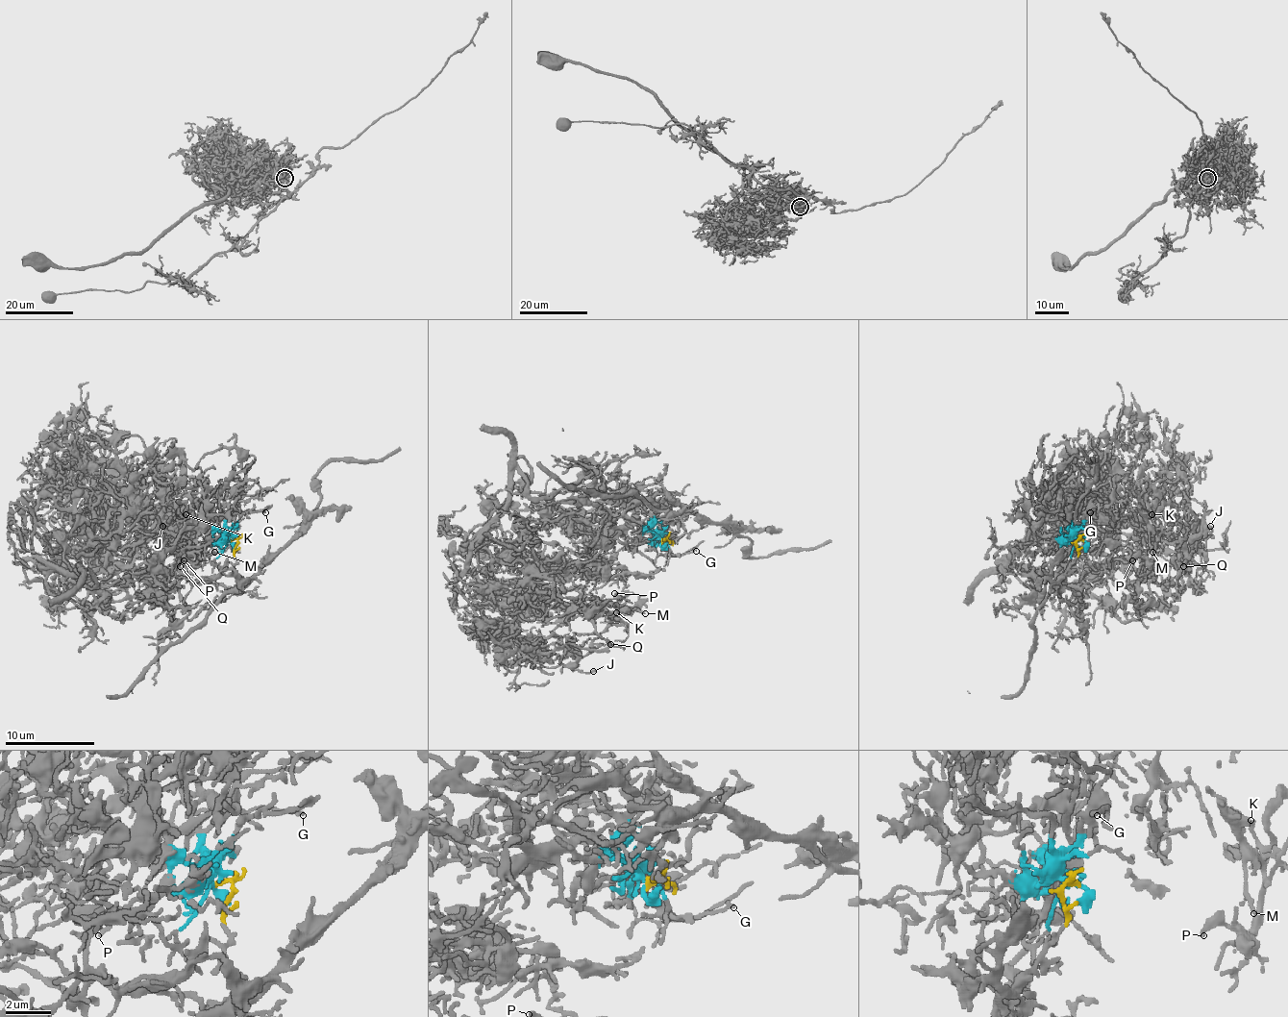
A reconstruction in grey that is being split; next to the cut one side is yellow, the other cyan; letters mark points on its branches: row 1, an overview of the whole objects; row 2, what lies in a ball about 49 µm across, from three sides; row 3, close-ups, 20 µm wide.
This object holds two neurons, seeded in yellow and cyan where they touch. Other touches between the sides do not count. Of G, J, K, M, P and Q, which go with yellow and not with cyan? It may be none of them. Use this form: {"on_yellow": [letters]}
{"on_yellow": []}

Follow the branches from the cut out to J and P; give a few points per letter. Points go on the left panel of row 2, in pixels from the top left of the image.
J: (230, 541), (201, 550), (161, 545), (152, 561), (136, 557), (128, 565), (74, 548), (89, 558), (163, 525)
P: (230, 541), (161, 545), (128, 565), (101, 558), (110, 574), (168, 574), (184, 561)

